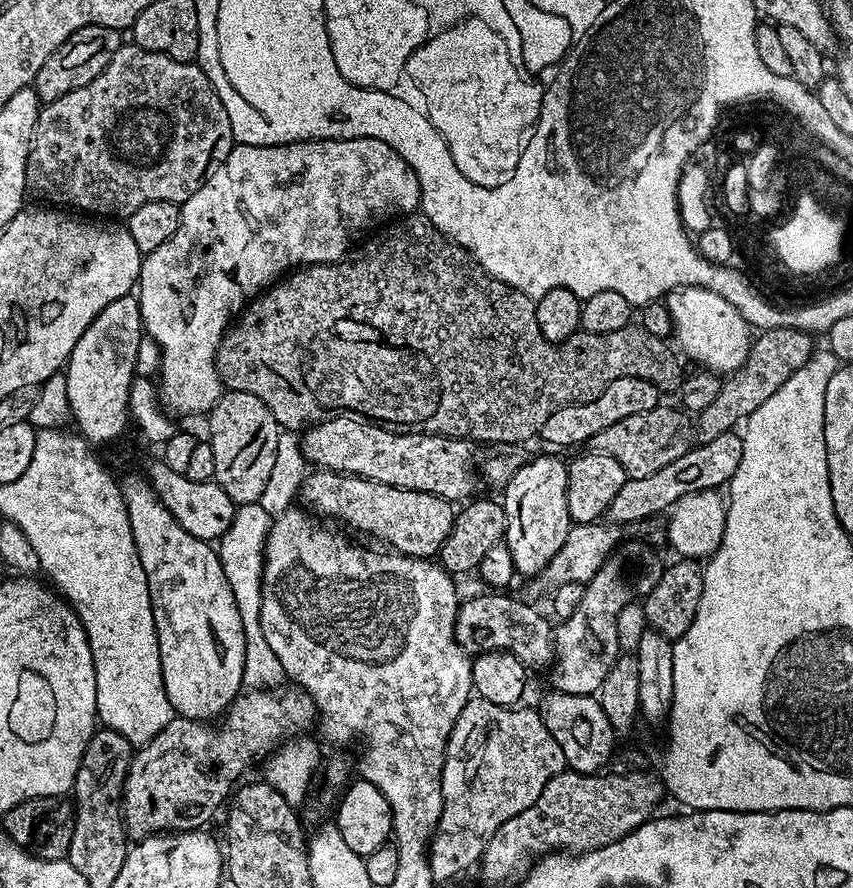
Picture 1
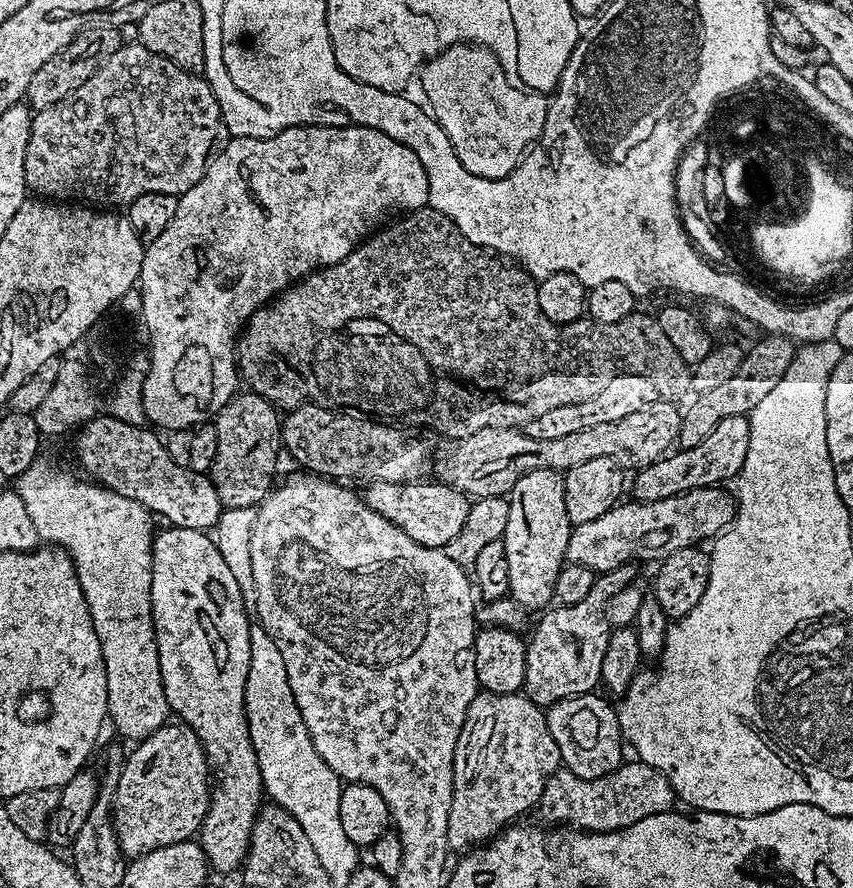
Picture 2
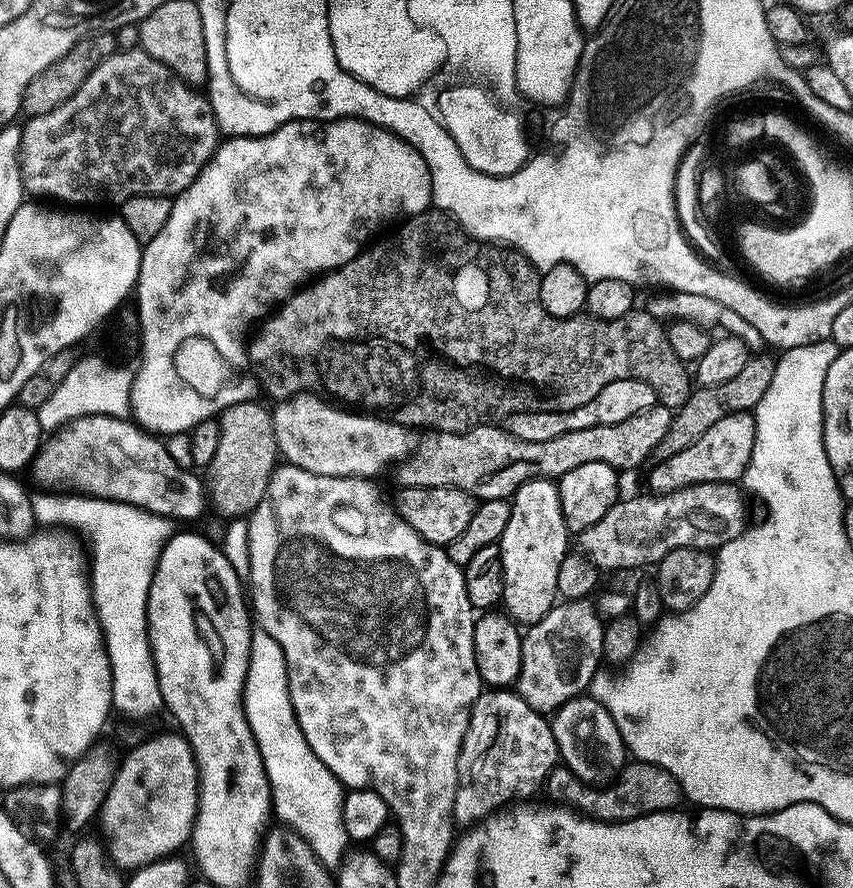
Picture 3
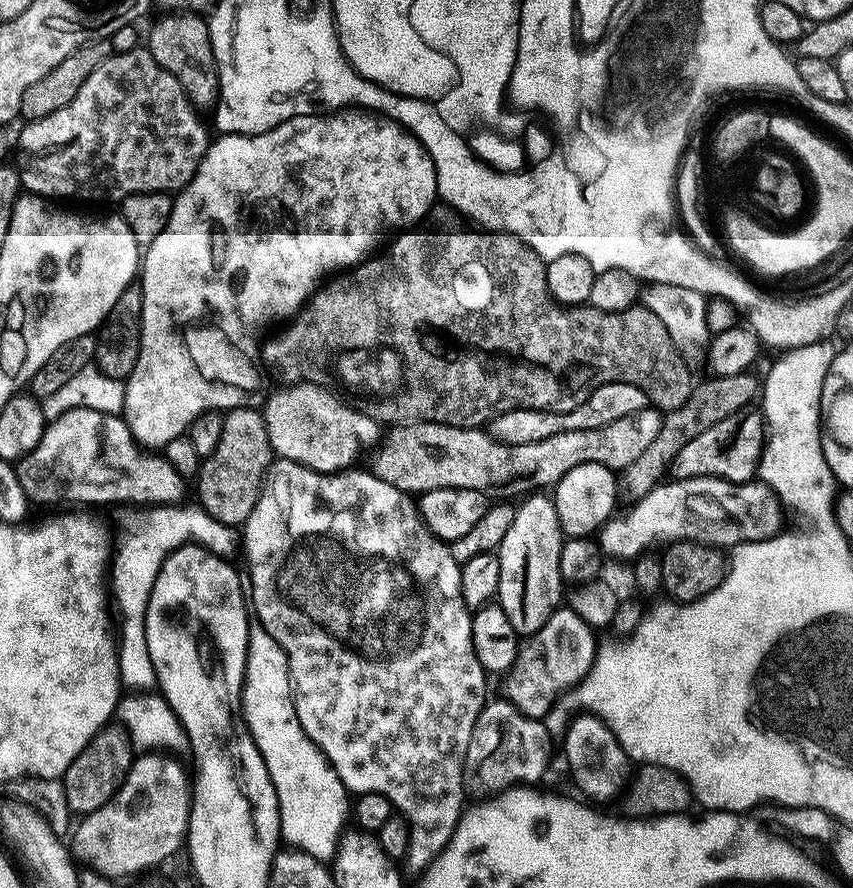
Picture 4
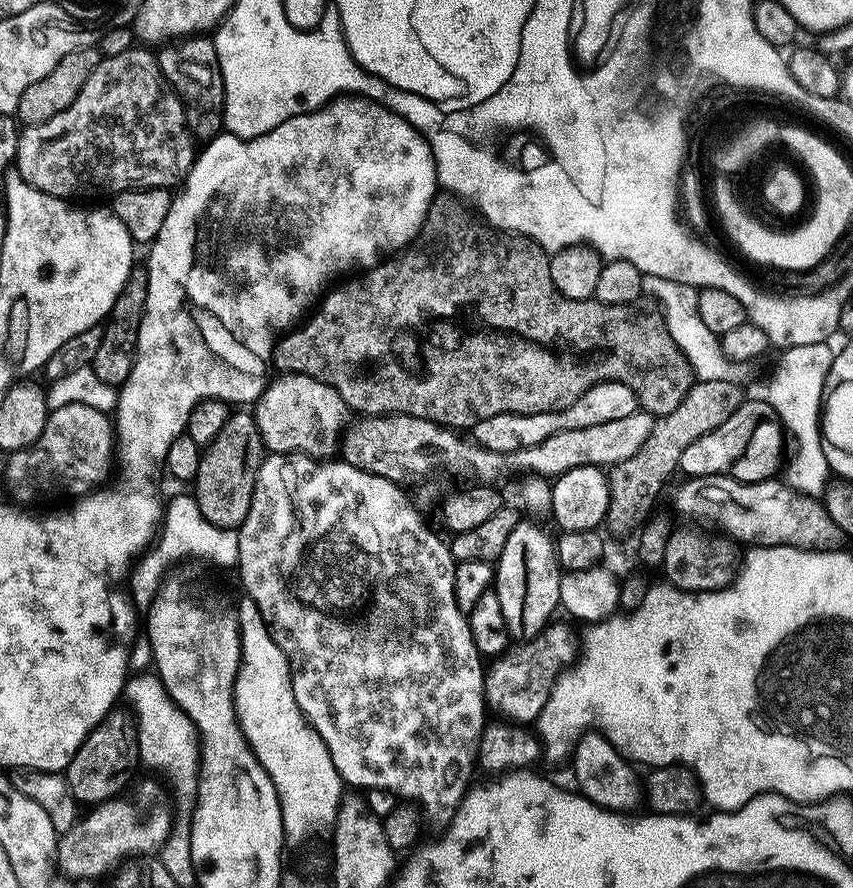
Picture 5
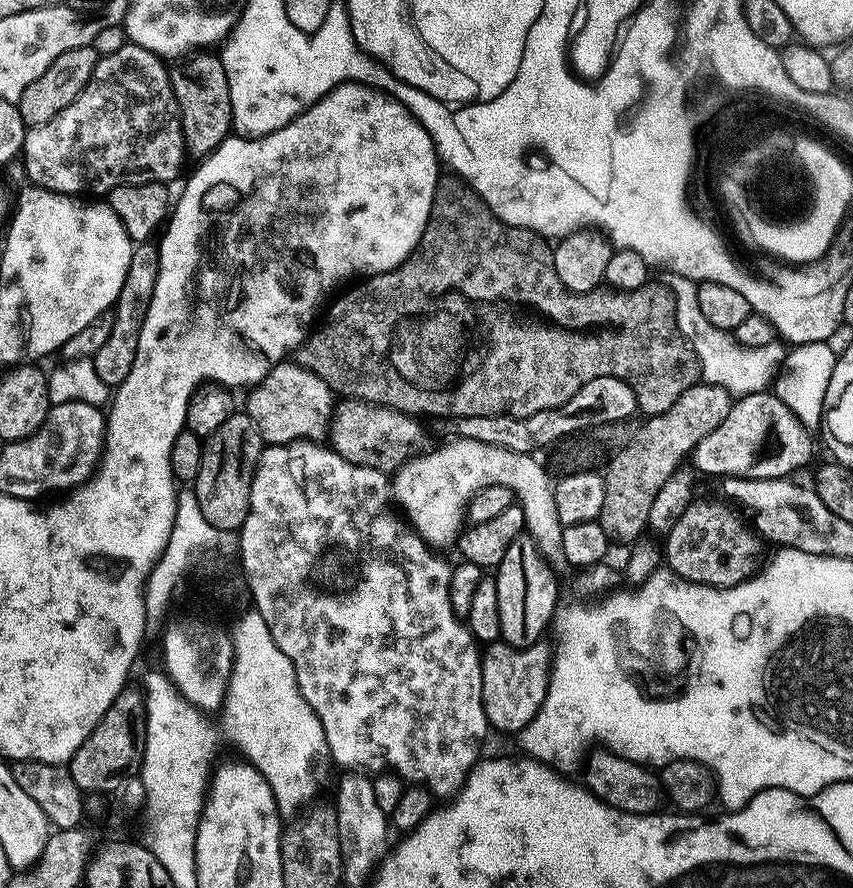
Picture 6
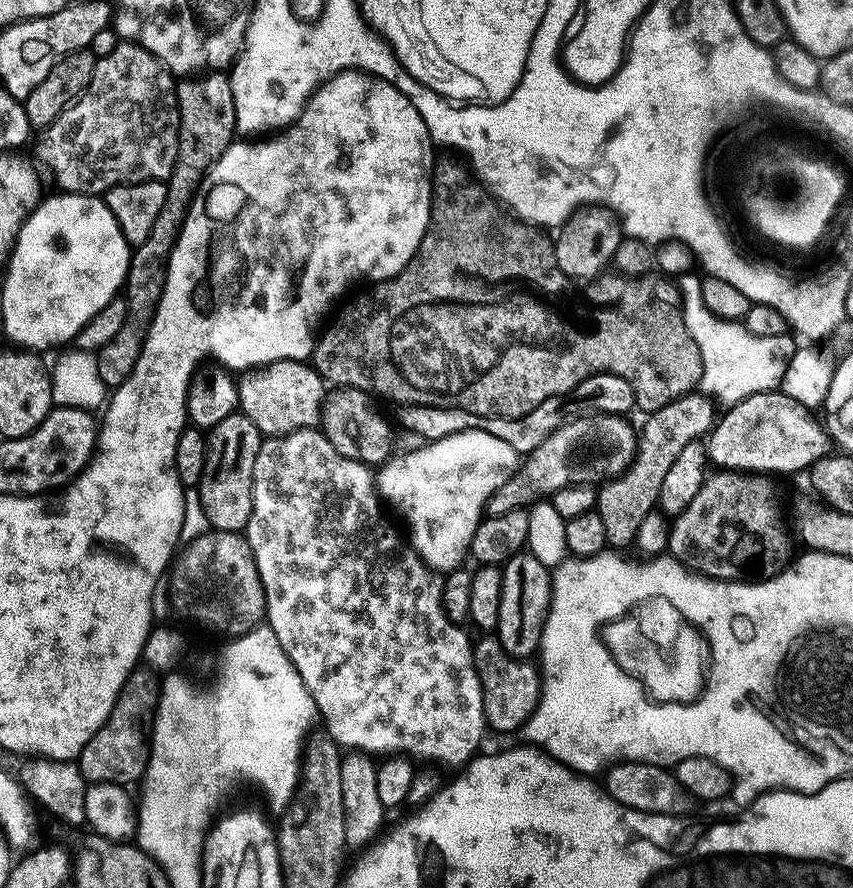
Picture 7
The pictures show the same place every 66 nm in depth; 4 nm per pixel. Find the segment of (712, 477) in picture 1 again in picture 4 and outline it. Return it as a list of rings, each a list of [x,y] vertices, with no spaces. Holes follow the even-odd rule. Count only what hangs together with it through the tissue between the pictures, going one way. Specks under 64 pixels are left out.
[[[752,411],[735,412],[730,418],[722,418],[718,426],[710,426],[710,430],[702,430],[698,438],[686,442],[686,446],[682,446],[674,458],[671,475],[682,480],[689,480],[692,476],[715,476],[730,480],[737,486],[749,483],[757,475],[766,445],[764,413]]]

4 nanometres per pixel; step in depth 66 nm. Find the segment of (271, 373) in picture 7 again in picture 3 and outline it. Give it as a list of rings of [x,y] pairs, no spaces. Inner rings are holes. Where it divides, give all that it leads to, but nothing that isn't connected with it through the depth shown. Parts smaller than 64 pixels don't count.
[[[298,392],[275,407],[271,409],[272,426],[279,455],[310,474],[376,478],[388,463],[402,460],[410,448],[410,432],[403,424],[345,410],[320,394]]]

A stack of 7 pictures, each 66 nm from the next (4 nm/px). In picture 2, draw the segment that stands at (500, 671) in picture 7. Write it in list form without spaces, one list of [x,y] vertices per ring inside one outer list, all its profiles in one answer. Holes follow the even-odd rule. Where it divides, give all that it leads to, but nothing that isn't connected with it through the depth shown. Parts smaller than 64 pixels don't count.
[[[635,563],[623,564],[609,572],[601,572],[595,577],[593,589],[582,602],[576,605],[556,606],[545,611],[540,620],[540,625],[532,632],[532,637],[527,637],[524,653],[526,654],[526,674],[524,675],[523,695],[527,696],[538,706],[551,706],[559,700],[571,696],[586,696],[593,691],[592,687],[600,684],[602,674],[602,658],[606,658],[608,649],[608,633],[610,625],[604,617],[607,603],[612,596],[625,593],[633,587],[637,565]]]

